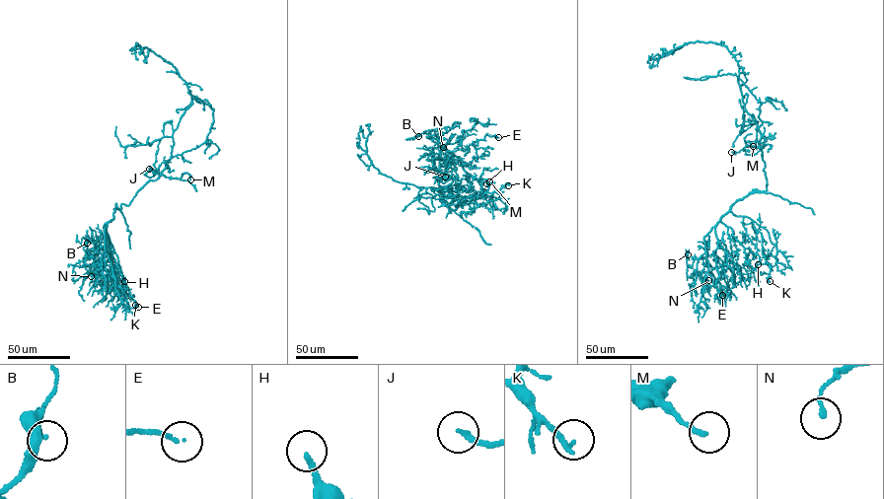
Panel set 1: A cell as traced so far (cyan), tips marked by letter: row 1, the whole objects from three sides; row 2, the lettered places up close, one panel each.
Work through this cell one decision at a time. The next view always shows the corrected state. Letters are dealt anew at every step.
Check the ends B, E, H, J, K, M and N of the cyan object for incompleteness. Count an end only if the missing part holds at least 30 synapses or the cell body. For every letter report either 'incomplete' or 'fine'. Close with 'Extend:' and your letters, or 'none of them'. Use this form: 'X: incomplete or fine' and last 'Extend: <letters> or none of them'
B: fine
E: fine
H: fine
J: fine
K: fine
M: fine
N: fine
Extend: none of them

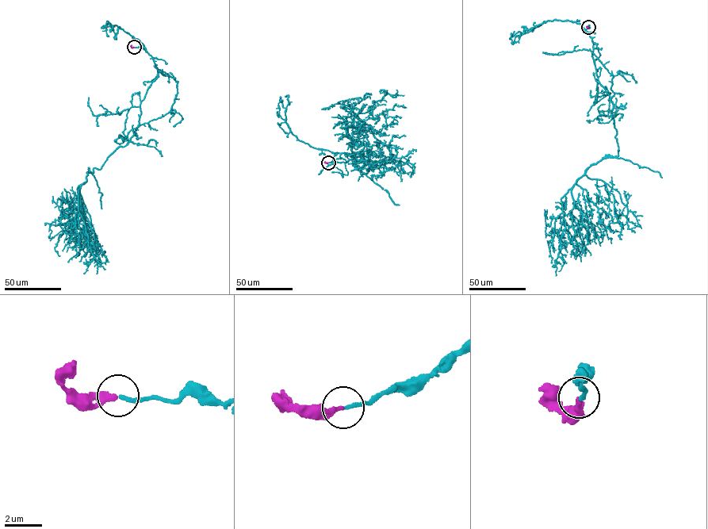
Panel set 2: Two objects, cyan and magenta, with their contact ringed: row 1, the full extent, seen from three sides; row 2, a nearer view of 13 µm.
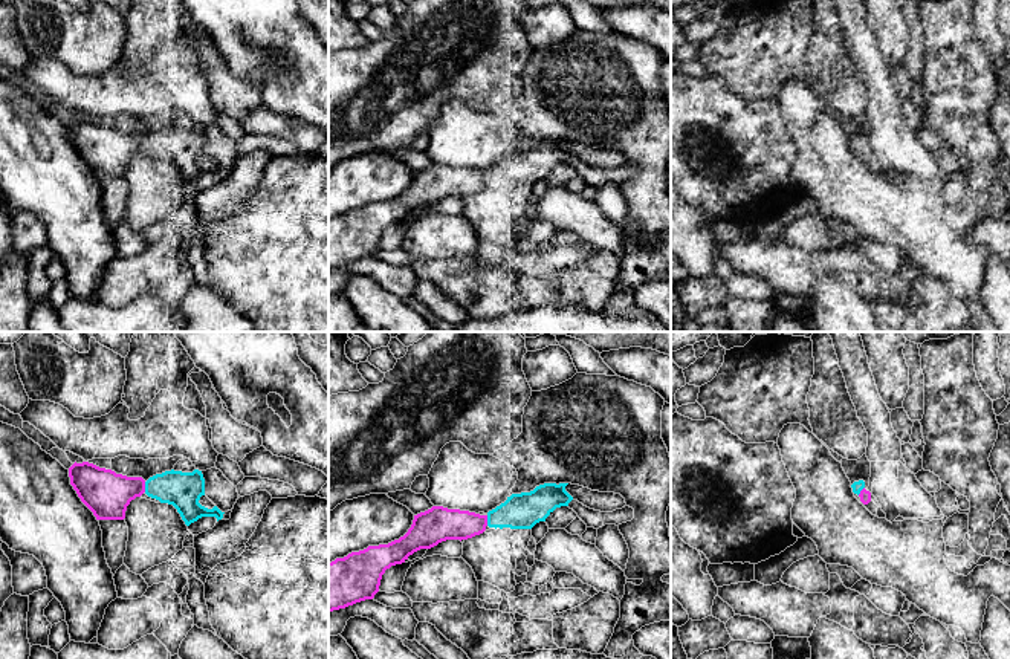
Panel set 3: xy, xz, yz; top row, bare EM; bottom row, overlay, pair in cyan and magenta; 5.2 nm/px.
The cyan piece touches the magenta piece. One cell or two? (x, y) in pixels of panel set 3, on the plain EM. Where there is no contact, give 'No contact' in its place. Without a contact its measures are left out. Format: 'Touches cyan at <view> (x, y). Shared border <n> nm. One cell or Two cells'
Touches cyan at xy (145, 144). Shared border 60 nm. One cell

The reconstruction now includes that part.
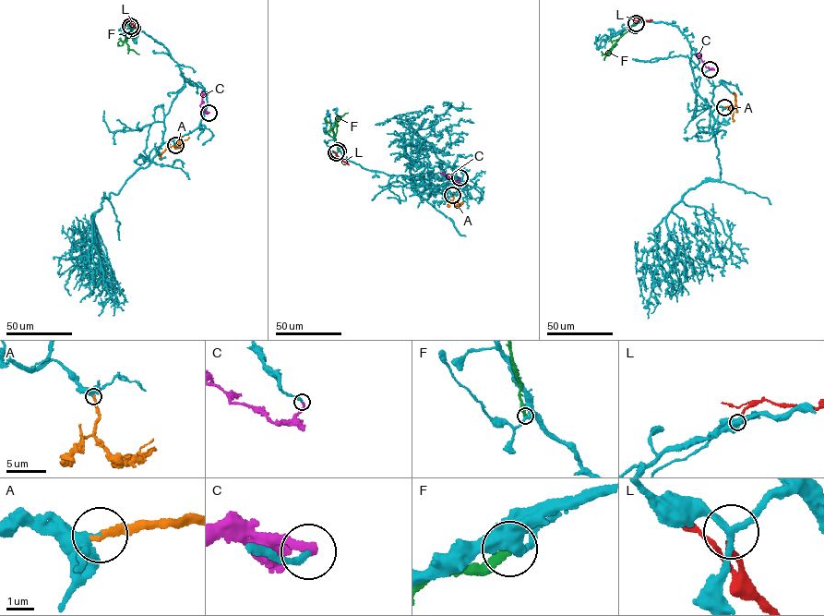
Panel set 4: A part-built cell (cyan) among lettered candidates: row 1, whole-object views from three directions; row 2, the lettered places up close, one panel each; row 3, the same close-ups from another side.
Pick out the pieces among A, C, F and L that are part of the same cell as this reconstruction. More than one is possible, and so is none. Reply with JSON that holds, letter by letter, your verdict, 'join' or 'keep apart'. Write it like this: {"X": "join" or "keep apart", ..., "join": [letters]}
{"A": "join", "C": "join", "F": "keep apart", "L": "keep apart", "join": ["A", "C"]}

